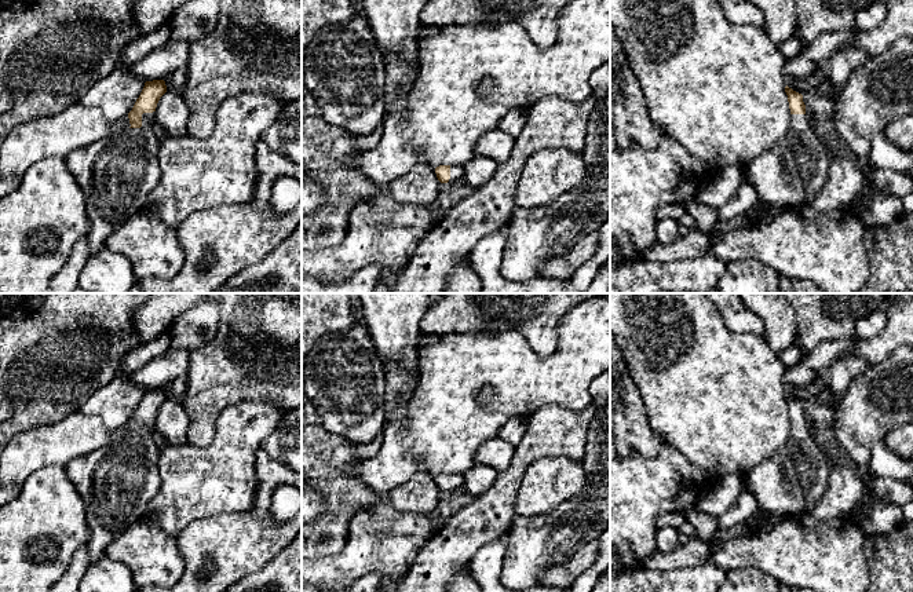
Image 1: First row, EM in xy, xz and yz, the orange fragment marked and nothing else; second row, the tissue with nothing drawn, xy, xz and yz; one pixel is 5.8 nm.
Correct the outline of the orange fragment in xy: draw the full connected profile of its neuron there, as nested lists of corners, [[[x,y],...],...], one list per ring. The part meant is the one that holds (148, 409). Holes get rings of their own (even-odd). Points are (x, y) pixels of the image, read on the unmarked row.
[[[164,388],[146,390],[132,419],[128,421],[131,435],[112,447],[101,447],[87,456],[67,463],[66,472],[85,504],[85,519],[90,529],[87,549],[91,564],[99,560],[110,542],[129,525],[143,519],[150,500],[160,489],[160,450],[165,447],[156,431],[156,416],[167,401]]]

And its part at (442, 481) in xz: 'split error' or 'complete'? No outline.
split error

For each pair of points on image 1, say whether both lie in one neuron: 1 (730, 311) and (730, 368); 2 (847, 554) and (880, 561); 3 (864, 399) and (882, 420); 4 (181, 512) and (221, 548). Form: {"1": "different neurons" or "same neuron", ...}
{"1": "different neurons", "2": "different neurons", "3": "same neuron", "4": "different neurons"}

